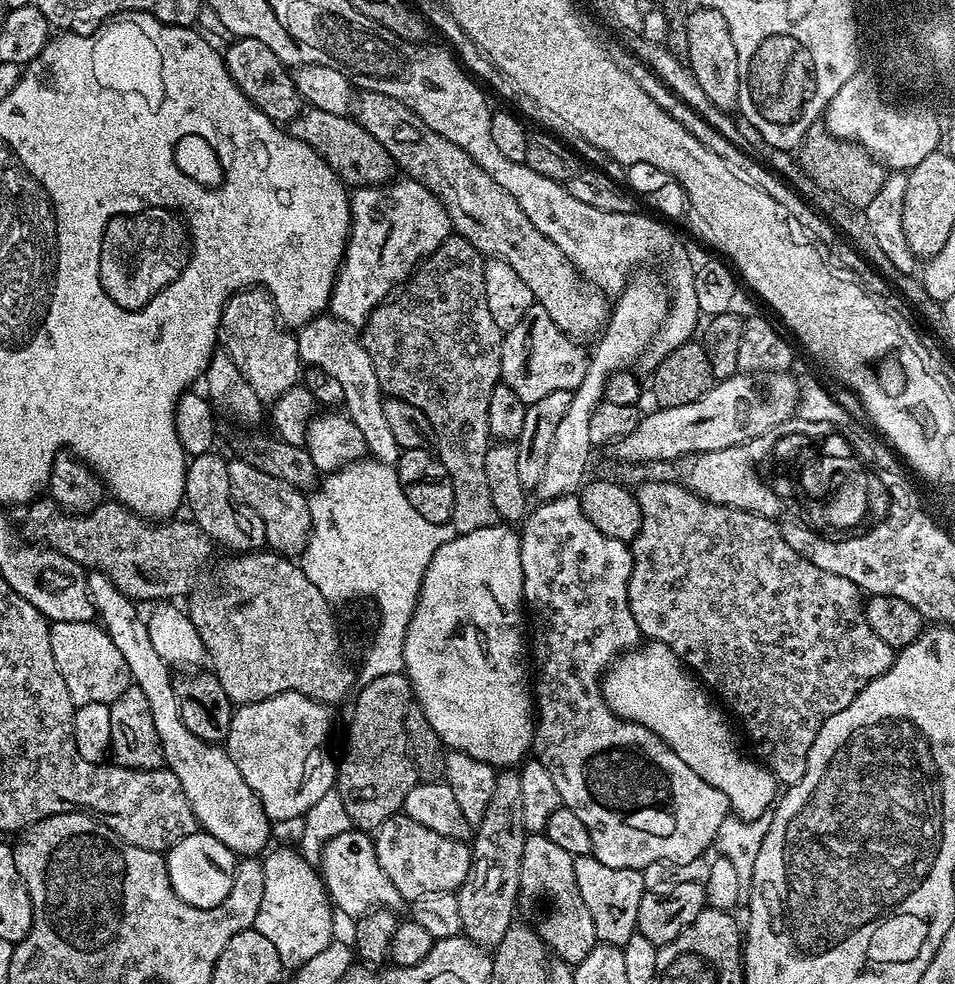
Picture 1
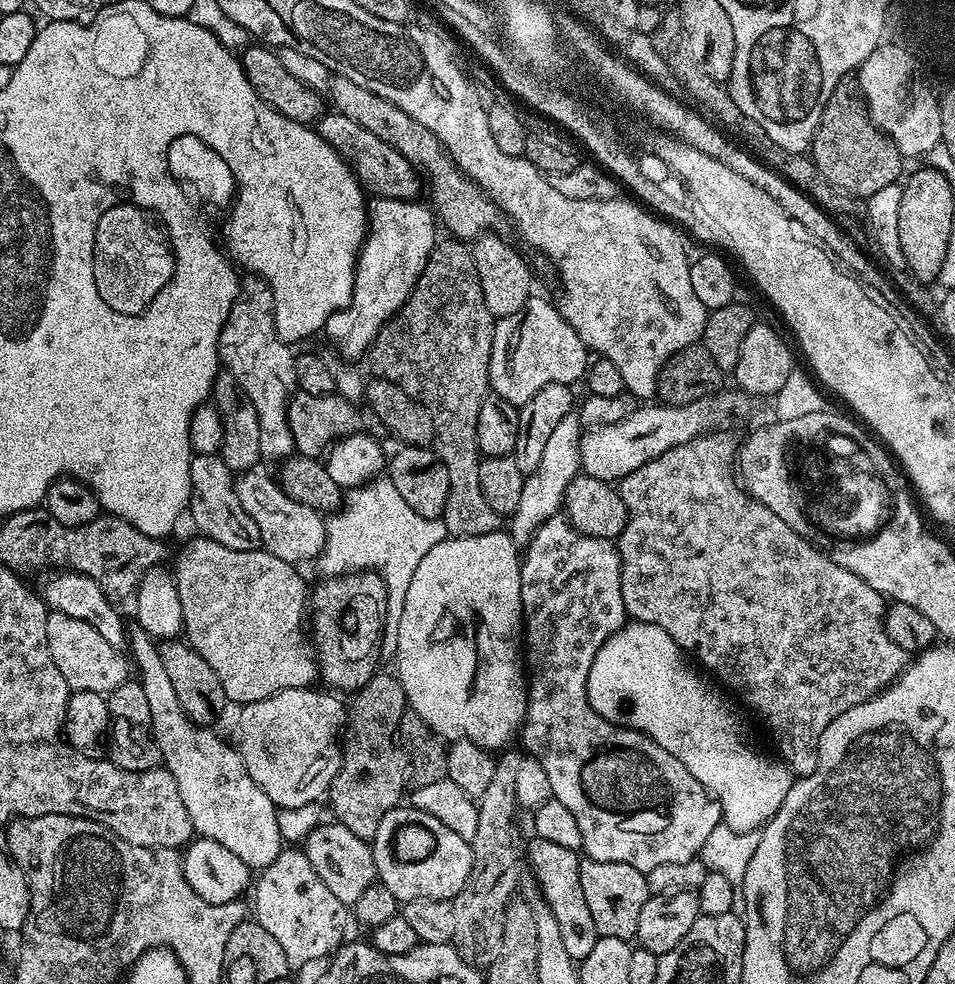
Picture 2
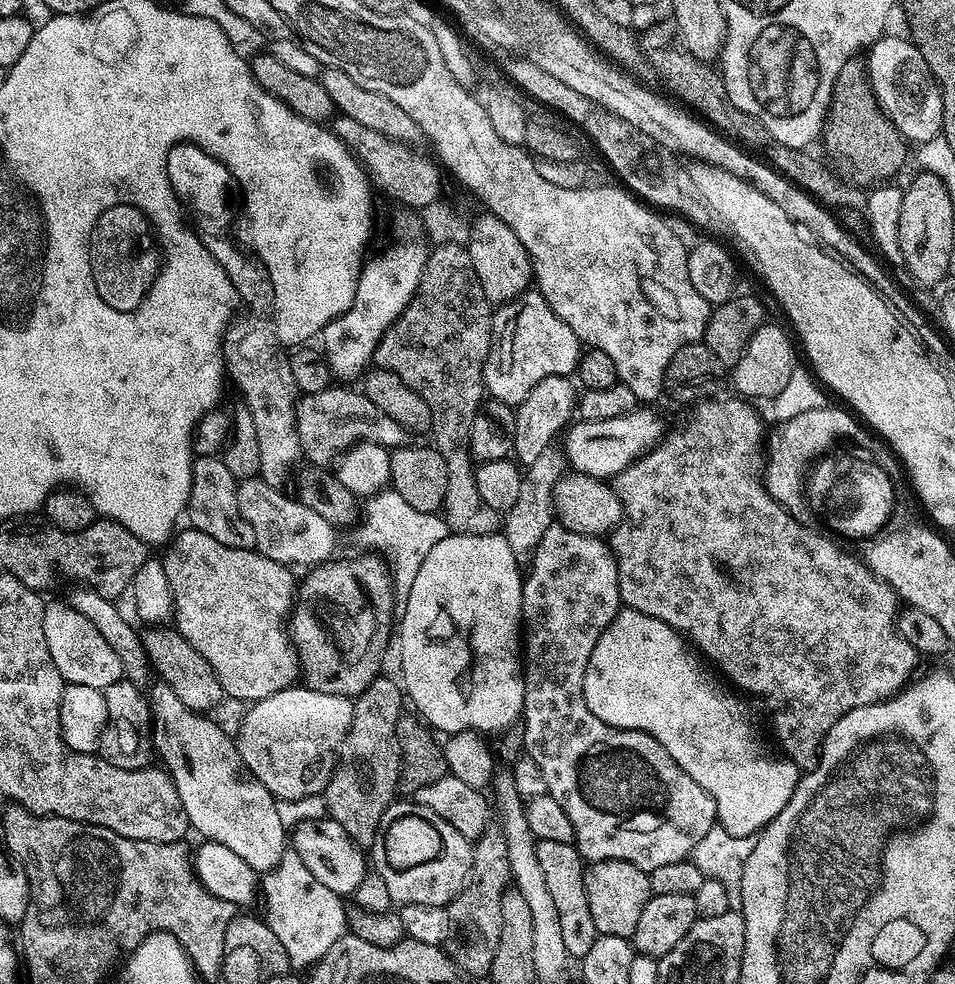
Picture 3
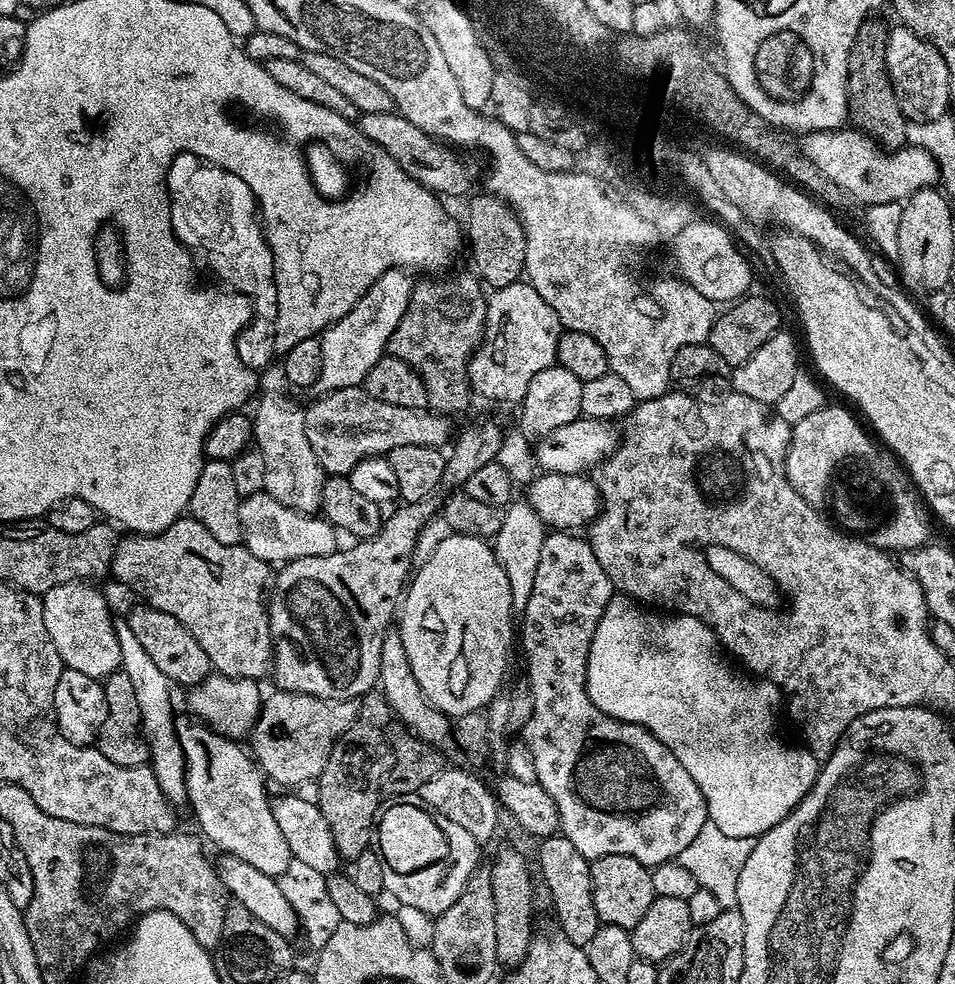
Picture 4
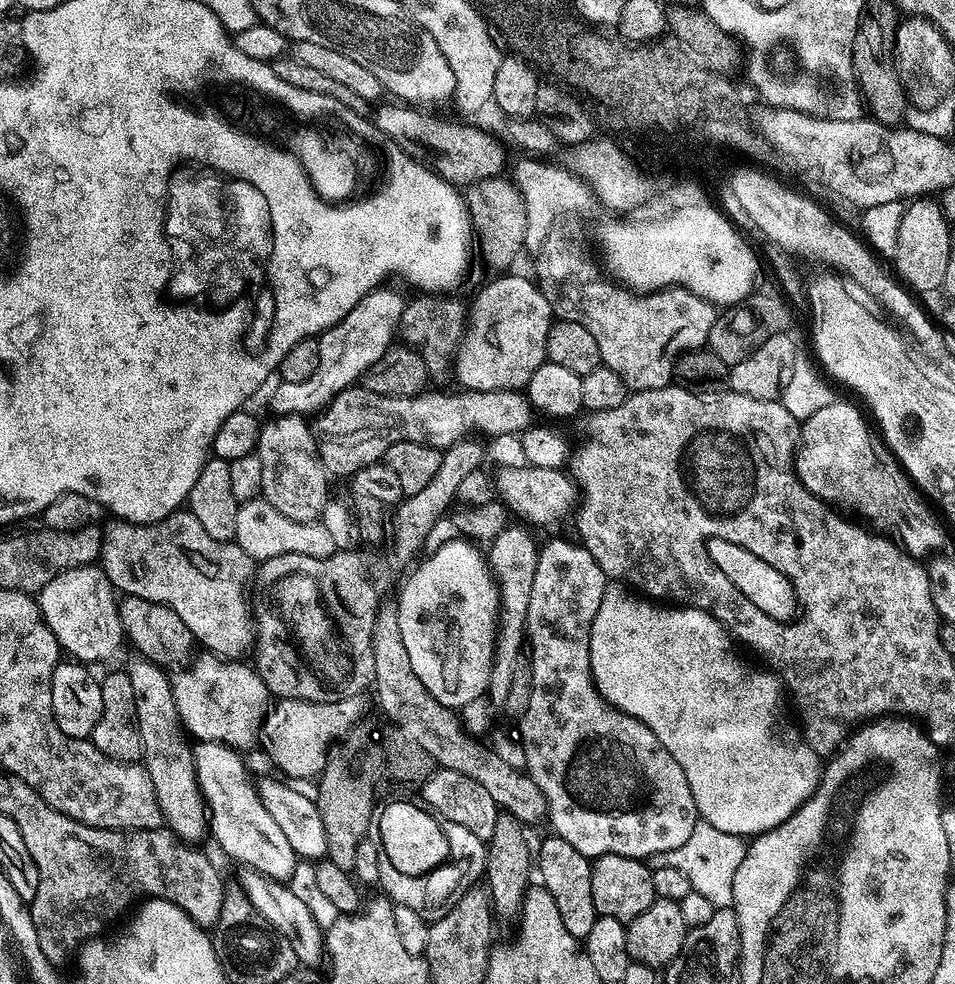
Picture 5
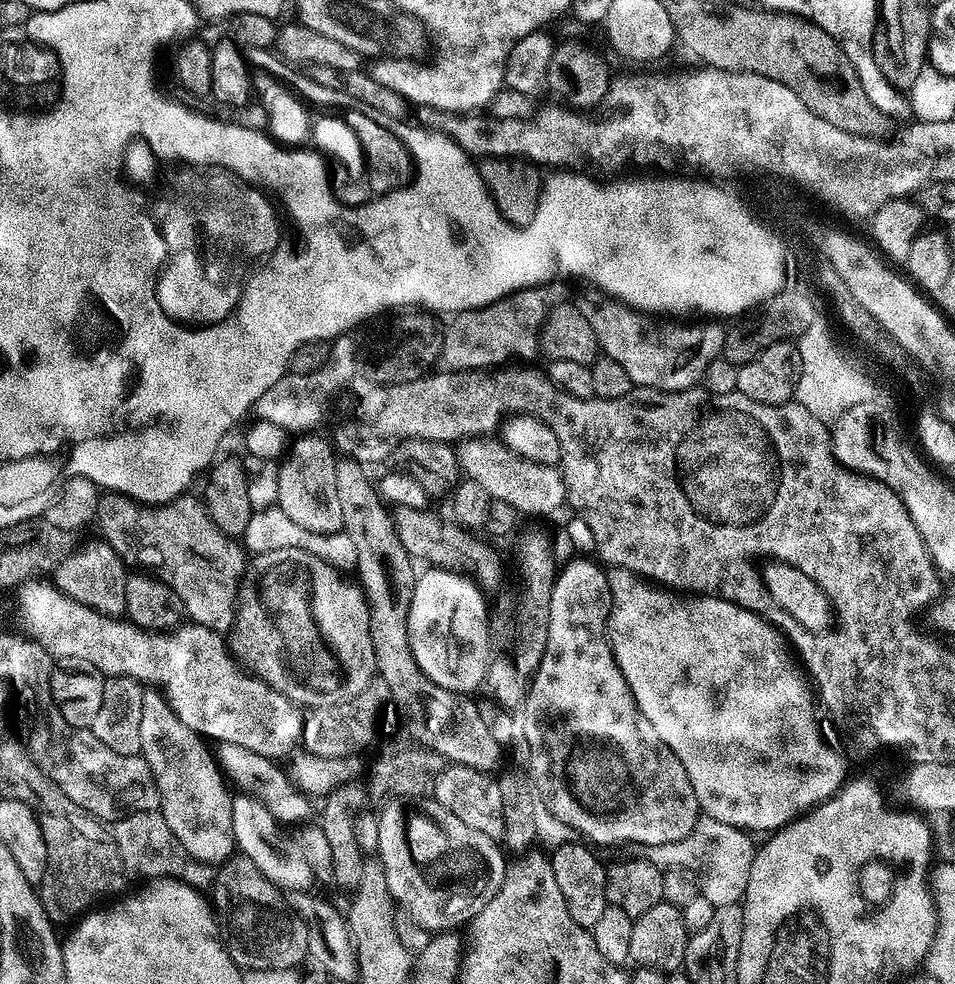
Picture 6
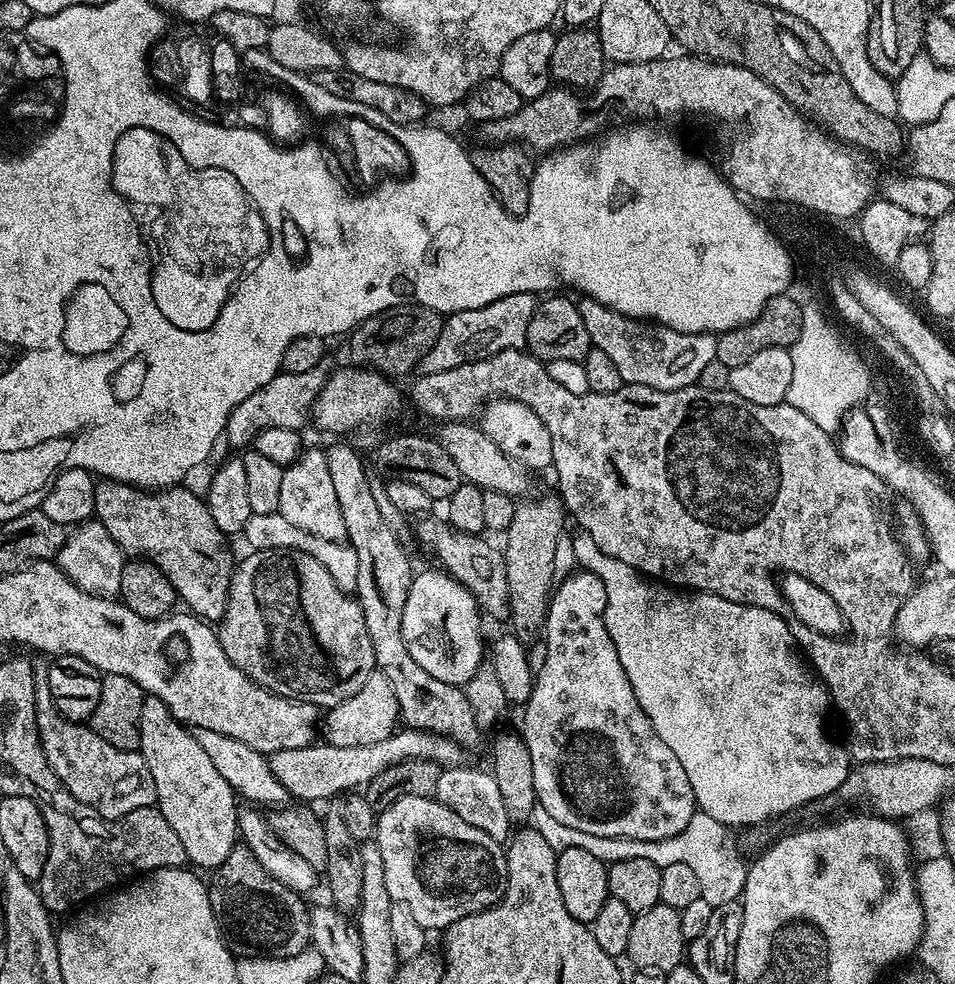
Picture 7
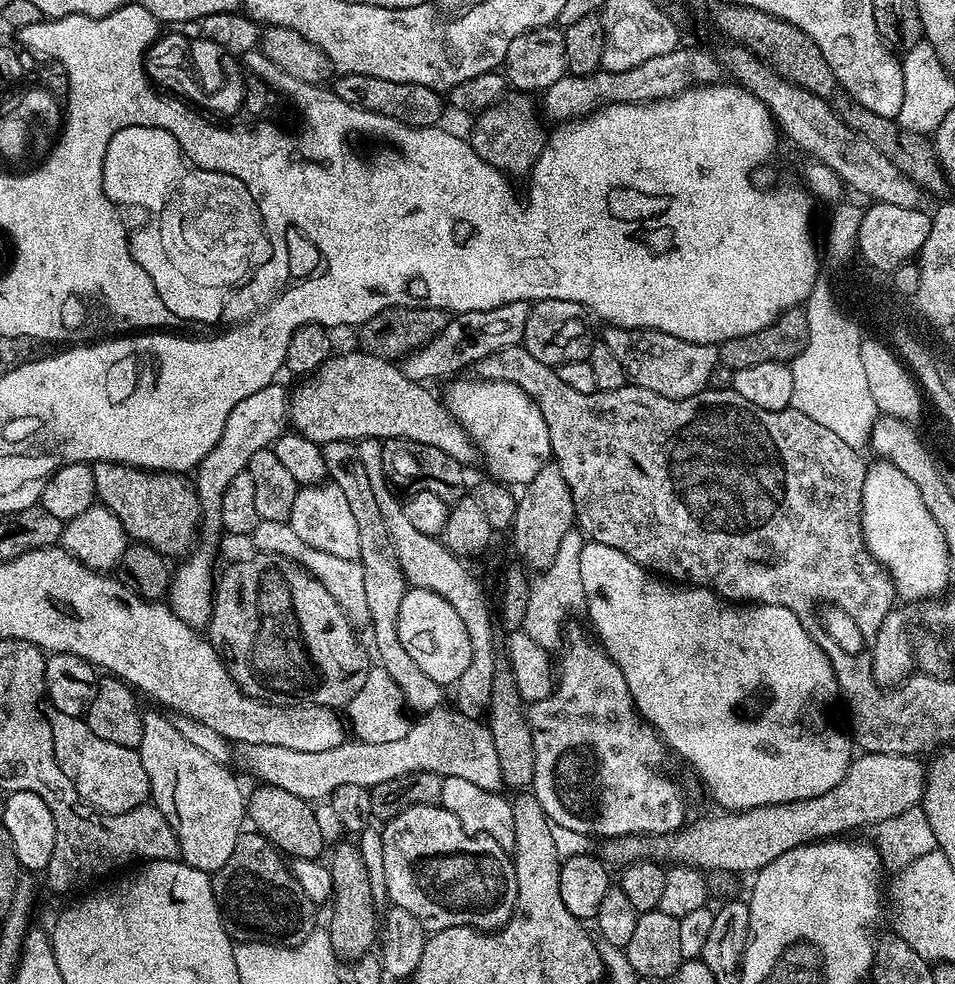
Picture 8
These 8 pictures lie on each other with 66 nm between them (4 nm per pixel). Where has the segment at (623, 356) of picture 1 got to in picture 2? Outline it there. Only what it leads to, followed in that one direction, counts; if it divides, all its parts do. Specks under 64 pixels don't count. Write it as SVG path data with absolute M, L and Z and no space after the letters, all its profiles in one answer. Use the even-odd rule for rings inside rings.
M571 412L562 418L550 434L546 447L542 450L542 459L538 462L535 470L524 477L521 501L517 509L509 517L508 533L518 546L526 546L532 540L534 533L549 520L559 513L563 507L565 490L570 482L581 473L580 466L580 443L584 428L580 423L577 413Z

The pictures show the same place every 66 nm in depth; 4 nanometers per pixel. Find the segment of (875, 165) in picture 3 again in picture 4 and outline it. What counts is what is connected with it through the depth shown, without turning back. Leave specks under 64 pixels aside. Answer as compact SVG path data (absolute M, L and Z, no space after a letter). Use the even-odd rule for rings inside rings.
M866 18L850 46L848 59L848 98L850 112L857 125L863 126L877 141L888 146L901 143L904 136L906 115L901 108L901 101L888 79L884 63L884 51L887 50L889 29L883 28L876 18ZM860 123L860 124L859 124ZM865 124L865 125L864 125ZM885 140L885 141L884 141ZM900 140L900 141L899 141ZM888 143L888 144L887 144Z

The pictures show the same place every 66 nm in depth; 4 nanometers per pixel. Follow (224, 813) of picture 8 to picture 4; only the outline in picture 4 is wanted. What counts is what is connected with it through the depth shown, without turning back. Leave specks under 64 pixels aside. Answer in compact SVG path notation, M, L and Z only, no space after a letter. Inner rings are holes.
M126 622L116 624L116 637L120 651L120 668L130 678L134 695L138 702L138 710L142 714L142 730L144 741L148 743L148 758L154 778L158 778L158 786L162 786L162 794L173 806L188 800L187 766L184 762L182 746L176 737L175 724L178 712L172 709L172 691L174 685L171 680L158 670L158 665L146 654L145 648L138 642L134 630Z

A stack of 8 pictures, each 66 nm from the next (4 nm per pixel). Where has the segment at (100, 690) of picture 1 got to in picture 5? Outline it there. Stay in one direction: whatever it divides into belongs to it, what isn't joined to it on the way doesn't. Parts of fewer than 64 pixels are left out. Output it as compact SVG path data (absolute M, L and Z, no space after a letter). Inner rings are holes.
M83 564L80 568L68 568L58 574L38 593L40 612L44 623L56 636L61 649L69 657L80 662L108 660L120 648L125 639L124 628L120 625L118 593L106 578L103 567Z

